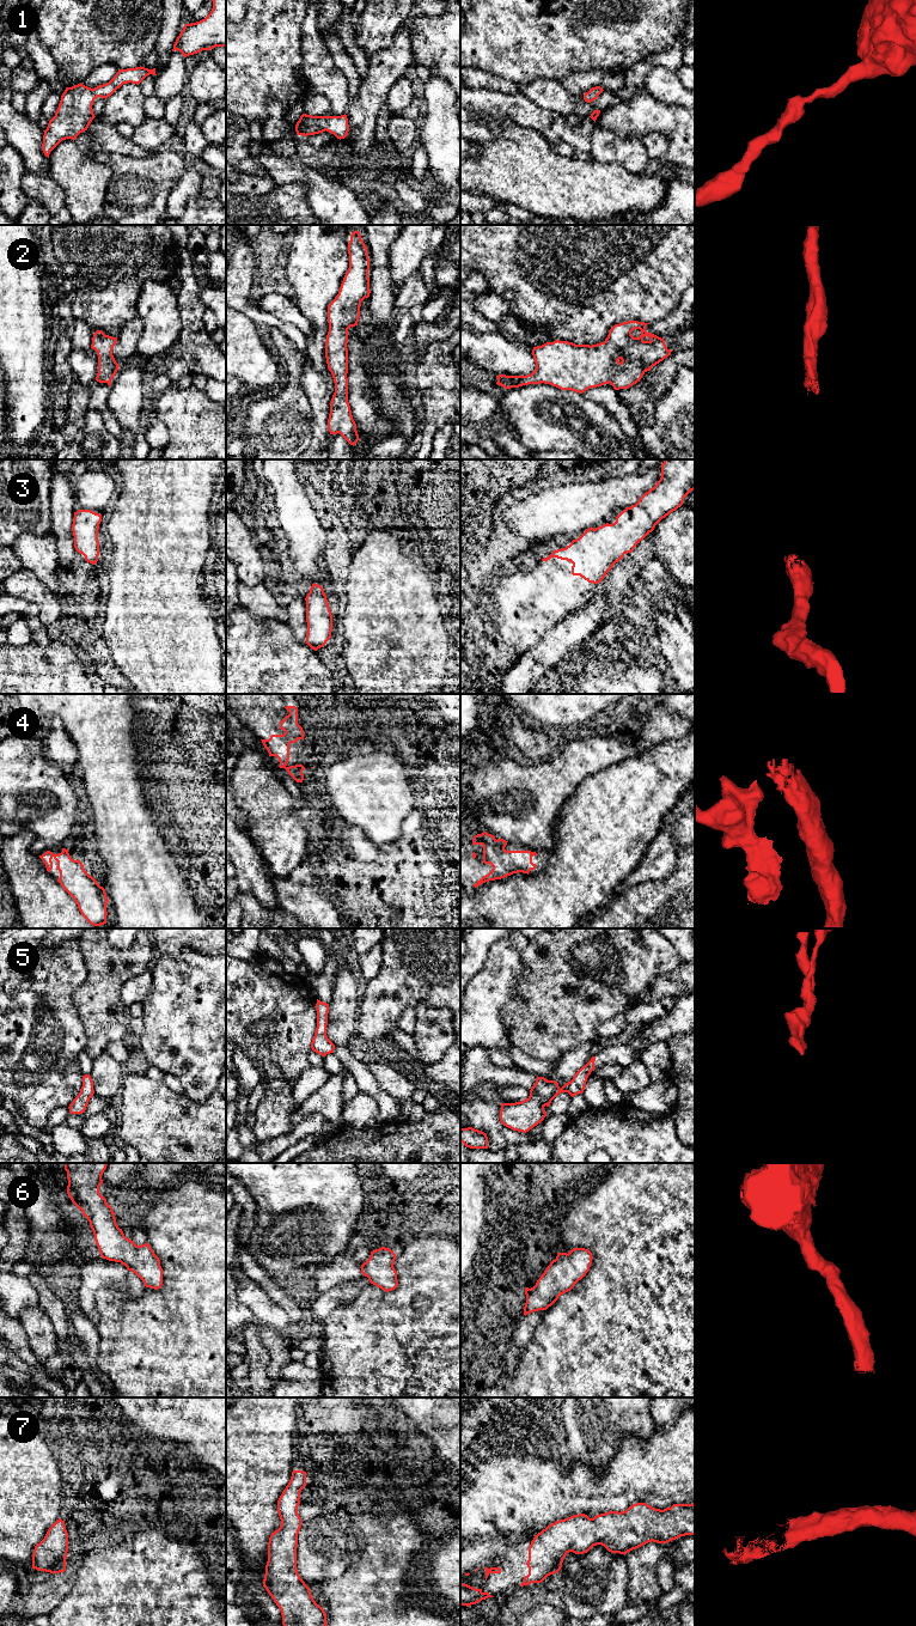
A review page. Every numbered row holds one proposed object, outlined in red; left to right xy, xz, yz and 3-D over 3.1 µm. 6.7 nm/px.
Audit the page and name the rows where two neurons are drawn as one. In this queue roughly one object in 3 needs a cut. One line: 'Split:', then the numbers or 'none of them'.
Split: none of them

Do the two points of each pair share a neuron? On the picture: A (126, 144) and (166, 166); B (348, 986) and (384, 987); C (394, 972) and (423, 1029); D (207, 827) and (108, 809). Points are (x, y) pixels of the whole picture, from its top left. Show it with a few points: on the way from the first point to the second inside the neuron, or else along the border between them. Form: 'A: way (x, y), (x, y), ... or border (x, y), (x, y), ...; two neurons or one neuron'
A: border (152, 152), (145, 157), (120, 154); two neurons
B: border (360, 999), (355, 1027); two neurons
C: border (415, 1006), (427, 1004), (433, 1008), (444, 1009); two neurons
D: border (144, 791), (146, 805), (165, 844); two neurons

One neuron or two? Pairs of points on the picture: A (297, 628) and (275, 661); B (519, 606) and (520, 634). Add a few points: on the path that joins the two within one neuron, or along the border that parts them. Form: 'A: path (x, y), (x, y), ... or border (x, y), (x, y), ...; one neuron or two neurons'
A: border (285, 622), (293, 635), (305, 643); two neurons
B: path (520, 613), (520, 627); one neuron

